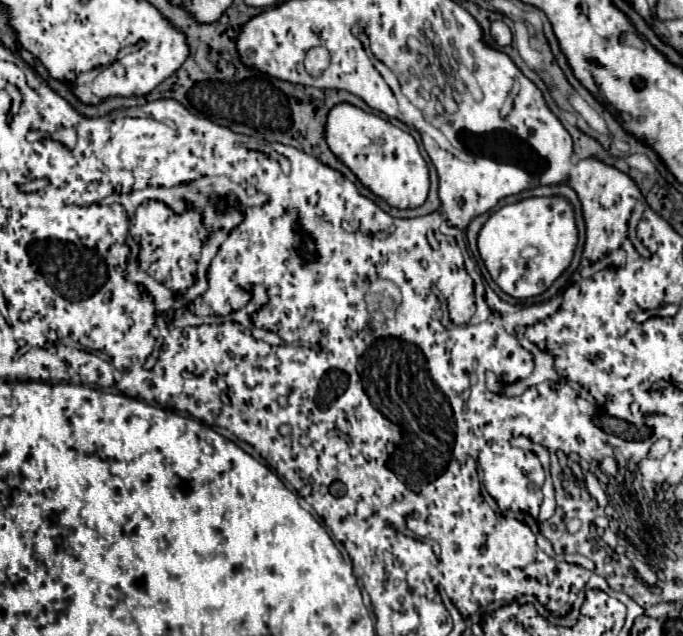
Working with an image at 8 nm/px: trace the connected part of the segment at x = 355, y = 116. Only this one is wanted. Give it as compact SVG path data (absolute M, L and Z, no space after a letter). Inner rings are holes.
M340 103L328 113L326 141L330 151L390 207L416 209L428 199L430 171L420 155L418 143L408 131L402 131L390 121L366 113L354 105Z

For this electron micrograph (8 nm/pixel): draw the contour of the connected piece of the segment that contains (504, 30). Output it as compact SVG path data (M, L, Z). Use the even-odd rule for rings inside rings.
M494 21L492 23L492 29L490 29L490 35L494 37L494 41L498 41L498 45L506 47L512 43L512 31L510 27L504 23L504 21Z

